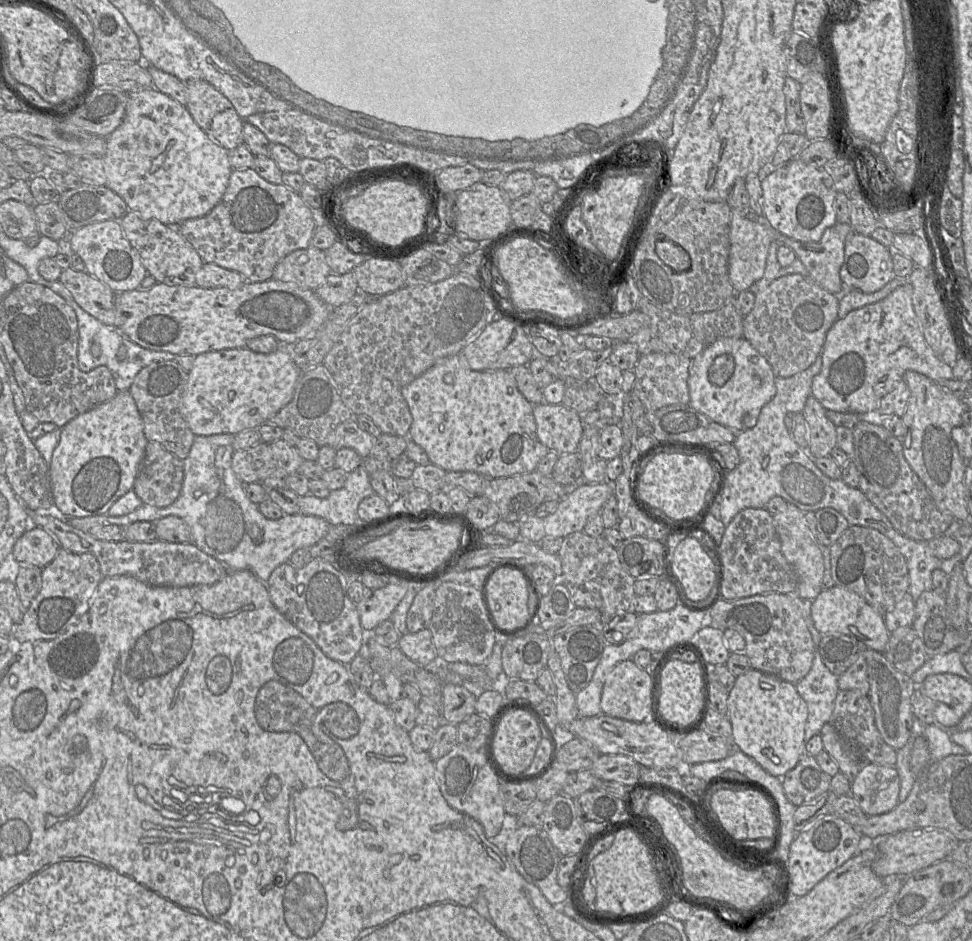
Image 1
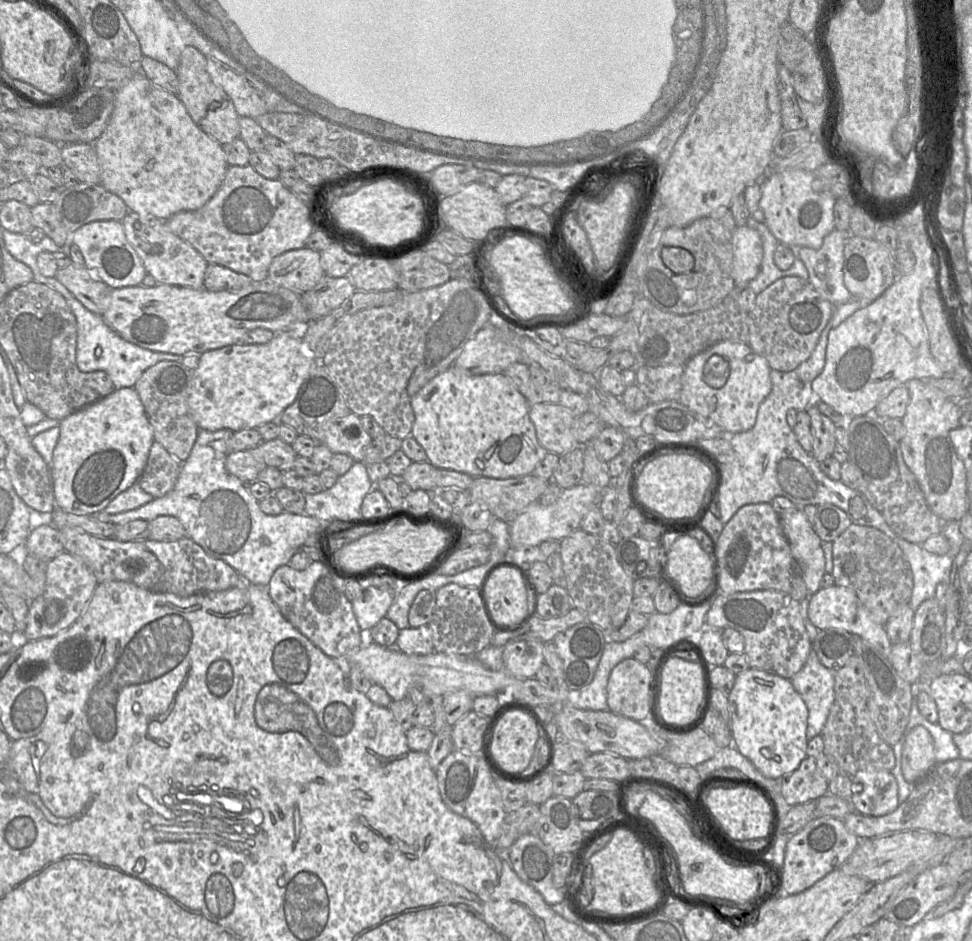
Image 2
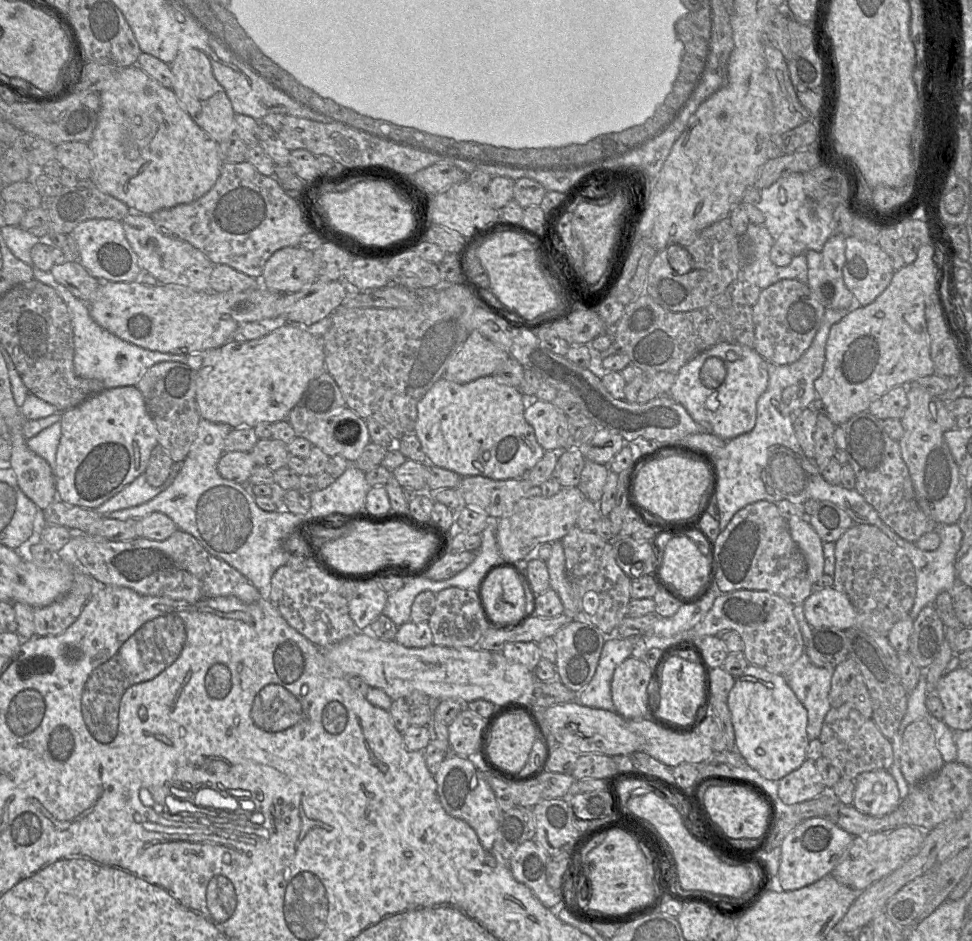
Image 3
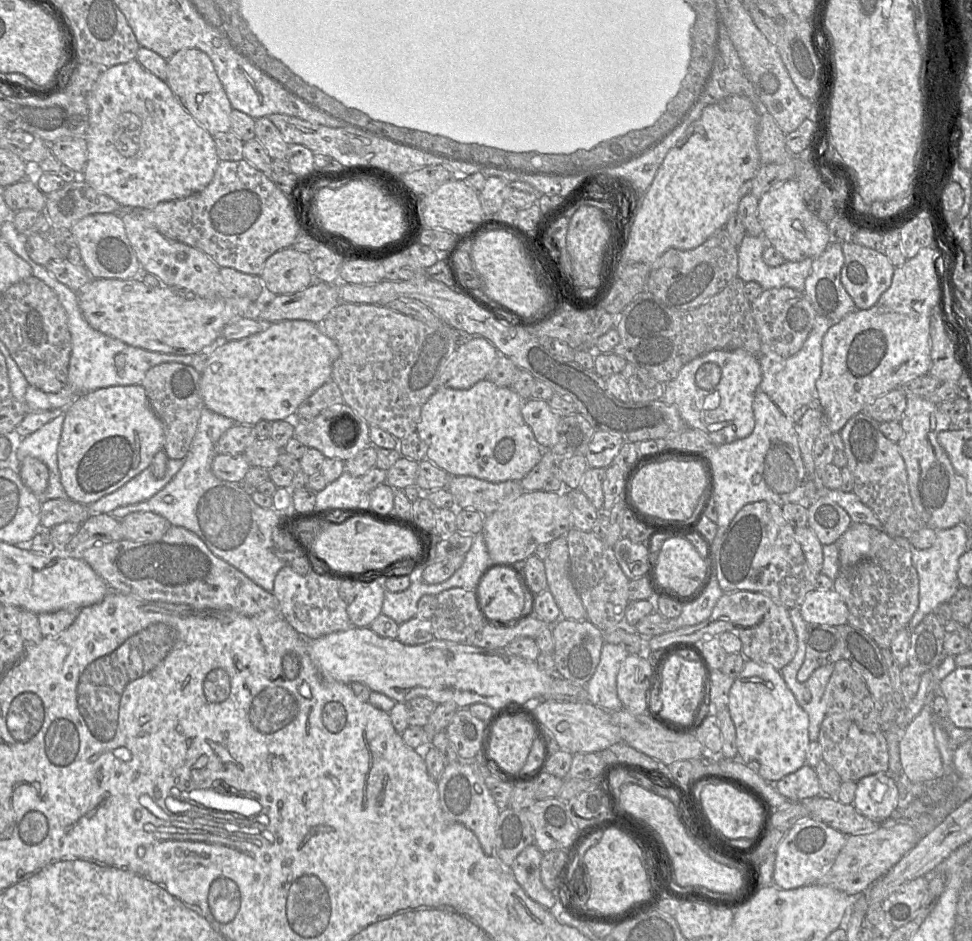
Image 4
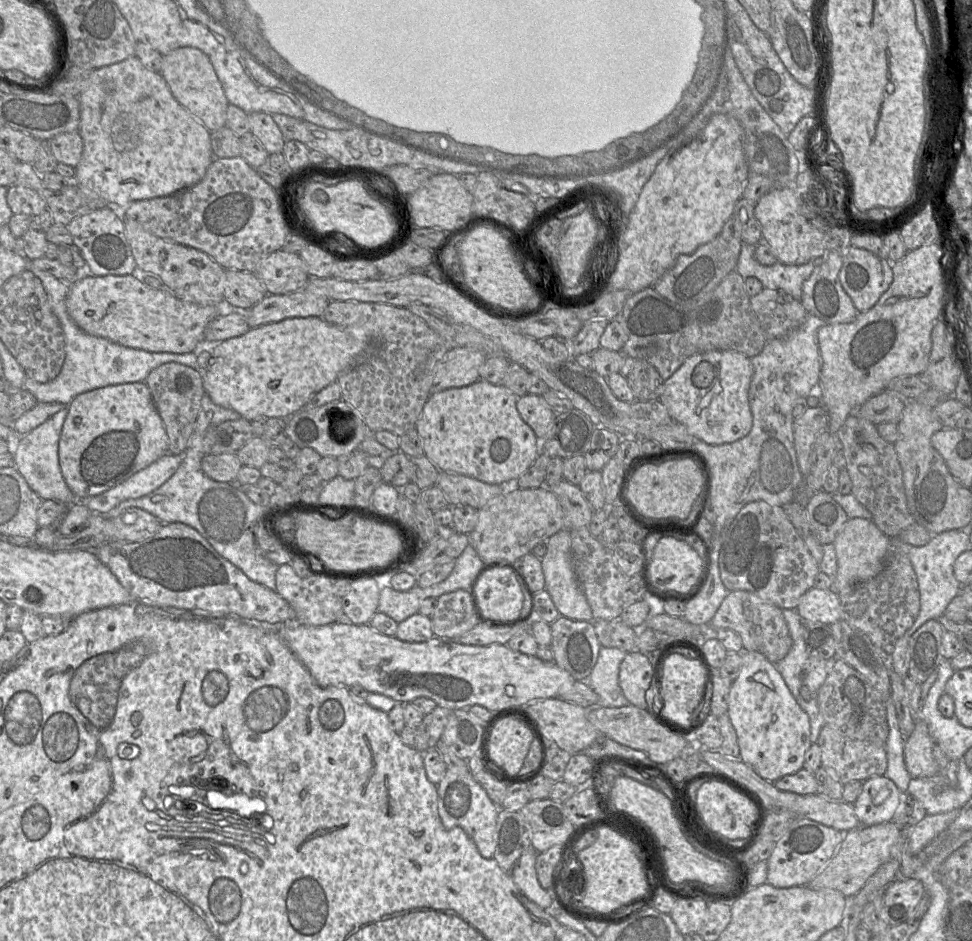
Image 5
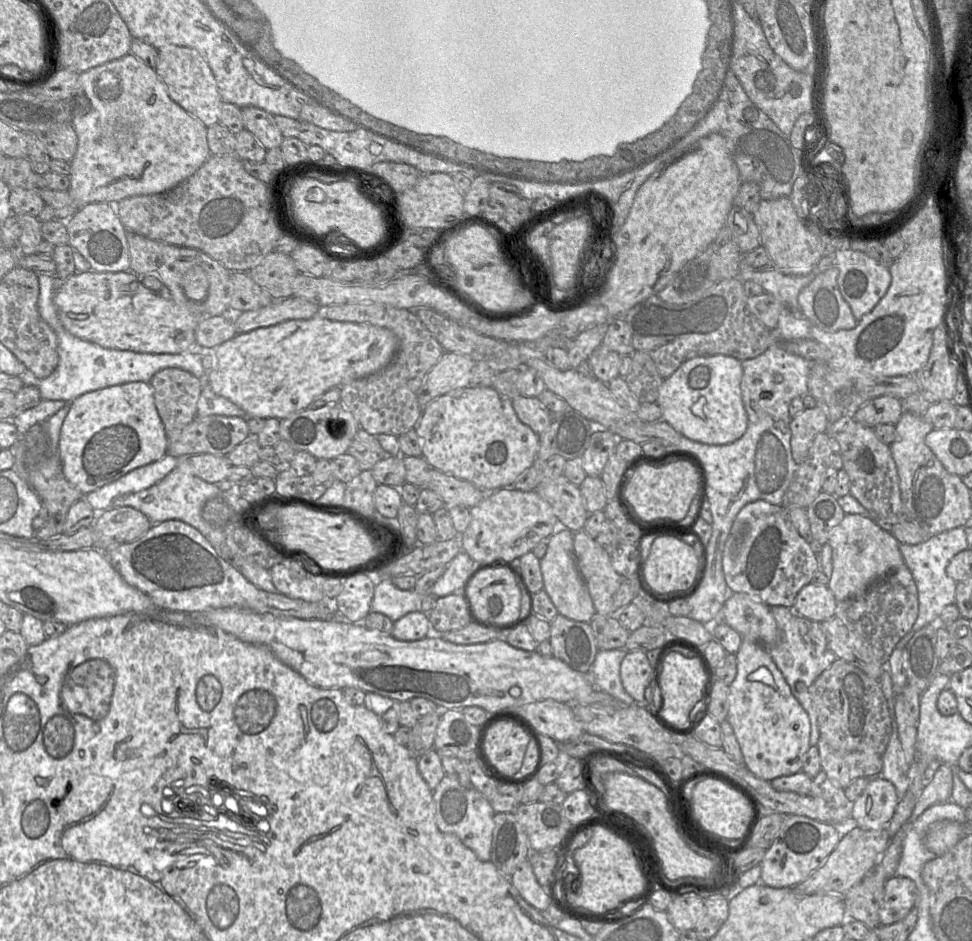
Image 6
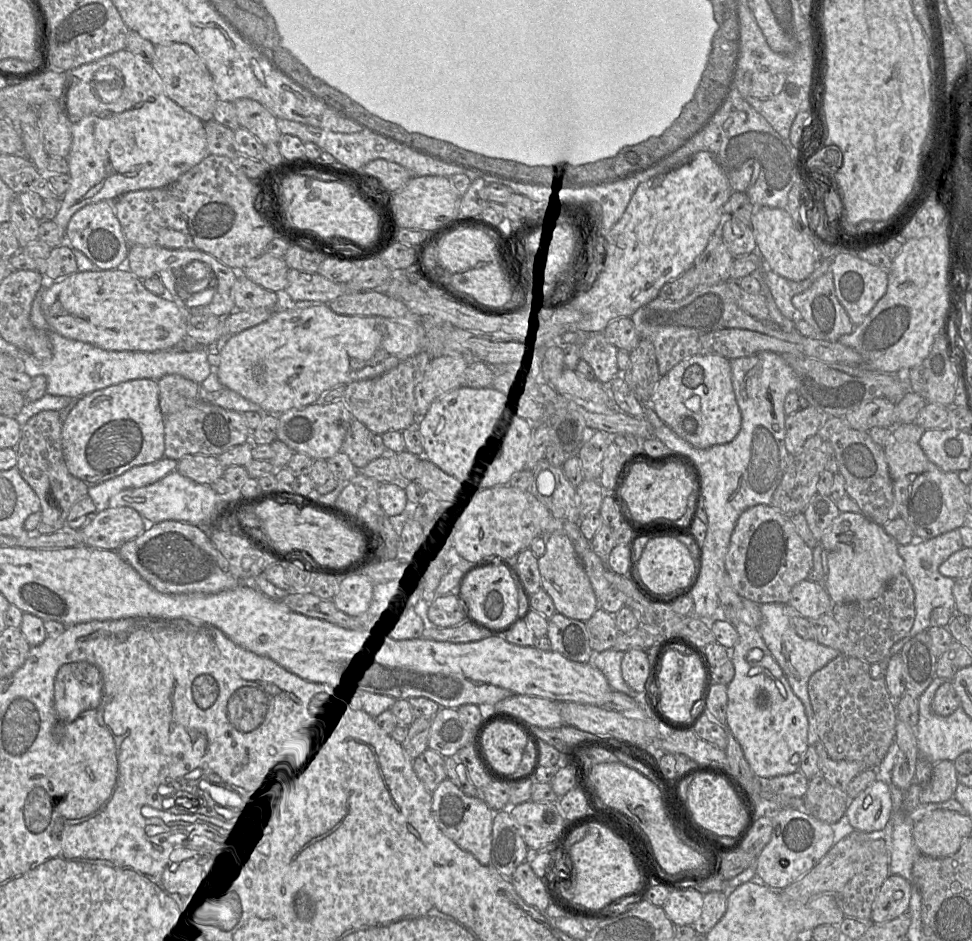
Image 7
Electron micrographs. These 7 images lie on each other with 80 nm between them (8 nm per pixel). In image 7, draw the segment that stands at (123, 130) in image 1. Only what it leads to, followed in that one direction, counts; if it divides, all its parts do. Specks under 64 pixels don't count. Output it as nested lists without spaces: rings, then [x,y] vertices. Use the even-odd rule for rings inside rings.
[[[123,49],[64,73],[66,74],[66,83],[59,101],[61,102],[62,108],[69,120],[69,126],[72,131],[72,144],[67,156],[71,184],[67,192],[61,197],[61,205],[54,218],[55,223],[61,228],[66,230],[71,217],[86,205],[97,203],[102,200],[111,203],[123,194],[132,191],[166,187],[177,181],[183,174],[191,170],[204,158],[210,155],[206,143],[205,123],[198,117],[184,110],[167,96],[160,76],[153,68],[152,64],[146,62],[141,56],[136,56],[128,49]]]

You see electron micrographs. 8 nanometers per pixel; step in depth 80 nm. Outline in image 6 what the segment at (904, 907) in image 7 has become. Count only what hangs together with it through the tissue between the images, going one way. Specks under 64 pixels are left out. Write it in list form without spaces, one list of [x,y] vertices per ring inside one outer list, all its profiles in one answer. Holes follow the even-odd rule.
[[[893,875],[884,886],[884,898],[879,910],[880,925],[891,925],[904,919],[916,905],[918,889],[907,877]]]

